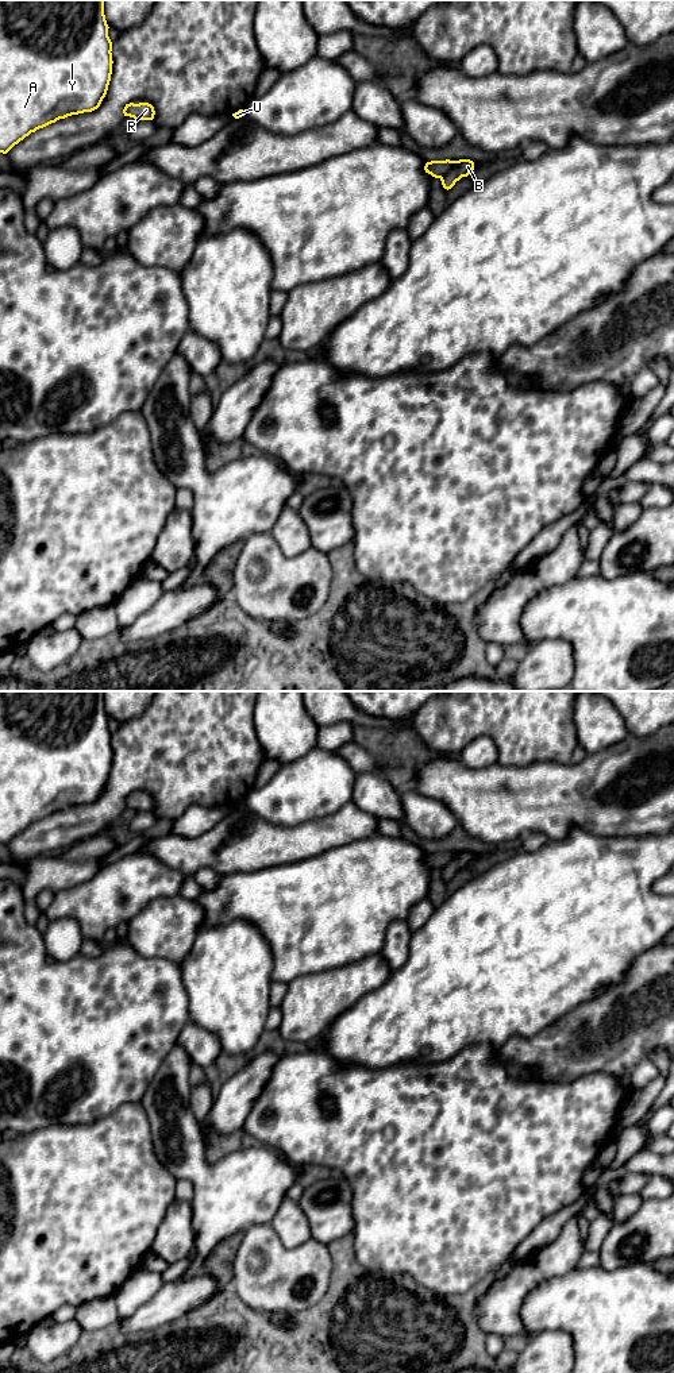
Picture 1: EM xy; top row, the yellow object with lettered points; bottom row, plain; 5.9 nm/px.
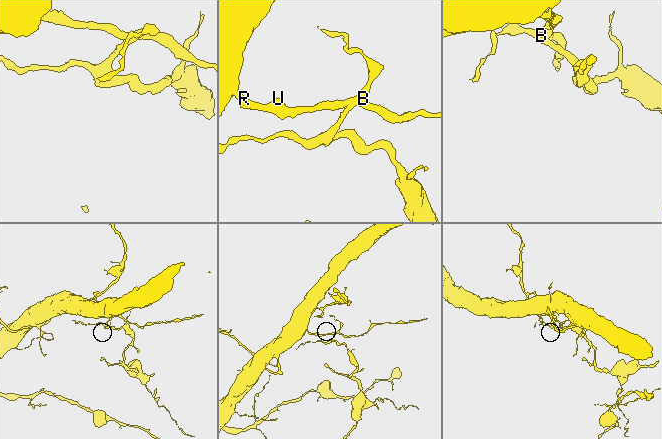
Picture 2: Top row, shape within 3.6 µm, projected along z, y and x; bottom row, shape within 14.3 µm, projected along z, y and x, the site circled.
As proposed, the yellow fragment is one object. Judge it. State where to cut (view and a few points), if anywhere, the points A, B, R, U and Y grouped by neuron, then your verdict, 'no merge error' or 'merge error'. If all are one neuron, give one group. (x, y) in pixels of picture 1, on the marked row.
xy (457, 161), (441, 178) | A R U Y / B | merge error

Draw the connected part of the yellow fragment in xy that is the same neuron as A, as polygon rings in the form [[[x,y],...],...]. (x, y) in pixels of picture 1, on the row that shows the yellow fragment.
[[[0,0],[0,153],[51,123],[97,109],[112,74],[104,0]]]

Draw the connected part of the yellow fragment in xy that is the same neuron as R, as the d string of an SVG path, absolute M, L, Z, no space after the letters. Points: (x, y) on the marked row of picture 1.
M130 103L126 104L123 113L124 116L134 117L135 120L153 120L155 111L154 107L149 103Z

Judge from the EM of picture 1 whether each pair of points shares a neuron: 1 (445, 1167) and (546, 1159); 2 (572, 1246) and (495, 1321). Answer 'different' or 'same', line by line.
1: same
2: same

